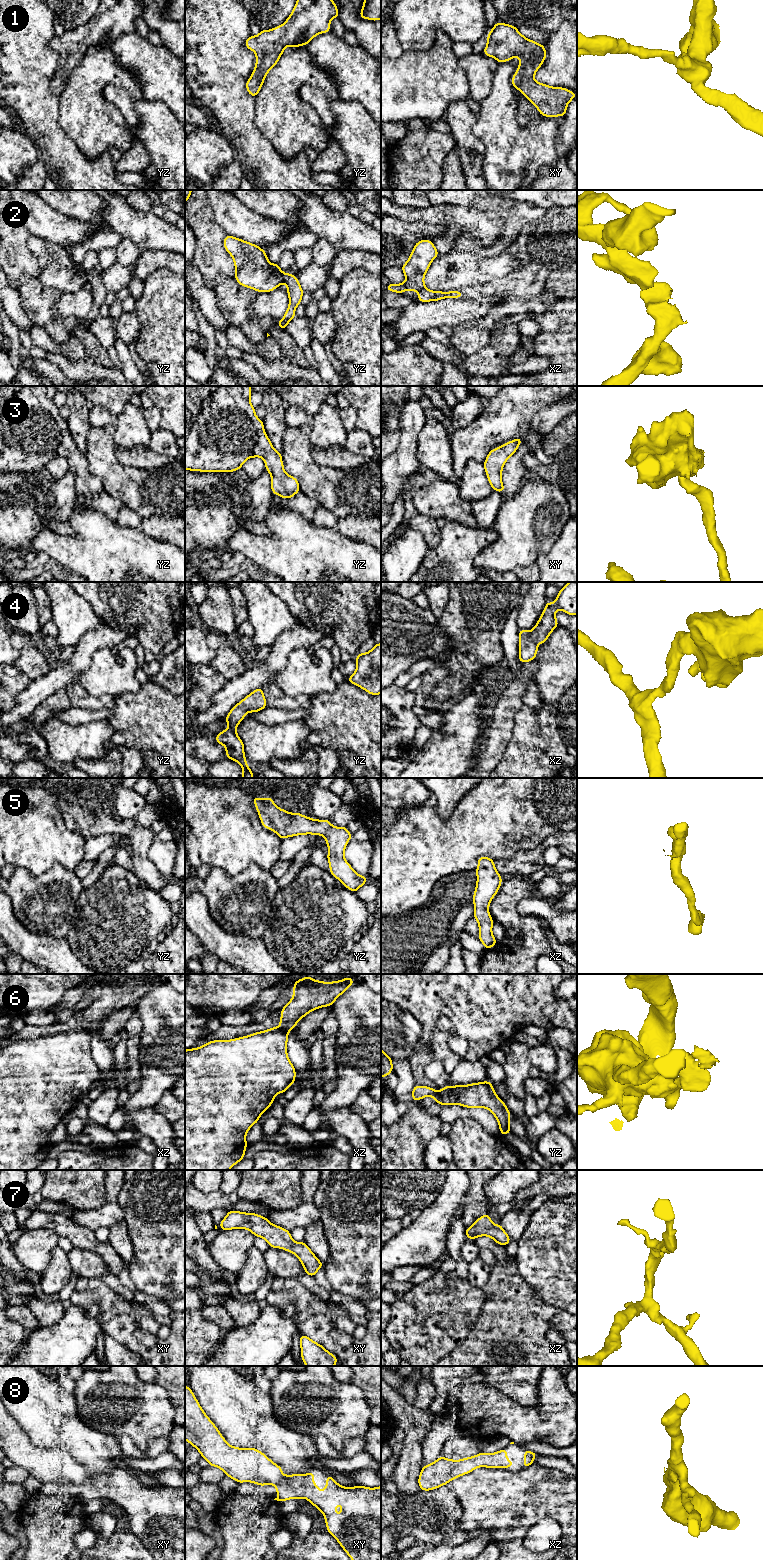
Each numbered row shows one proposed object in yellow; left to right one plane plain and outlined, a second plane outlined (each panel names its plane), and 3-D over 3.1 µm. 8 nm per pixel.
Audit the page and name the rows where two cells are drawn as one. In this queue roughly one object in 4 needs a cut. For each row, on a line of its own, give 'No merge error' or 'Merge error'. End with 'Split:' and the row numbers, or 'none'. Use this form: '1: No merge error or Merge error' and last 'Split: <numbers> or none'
1: No merge error
2: Merge error
3: No merge error
4: No merge error
5: No merge error
6: Merge error
7: No merge error
8: No merge error
Split: 2, 6

